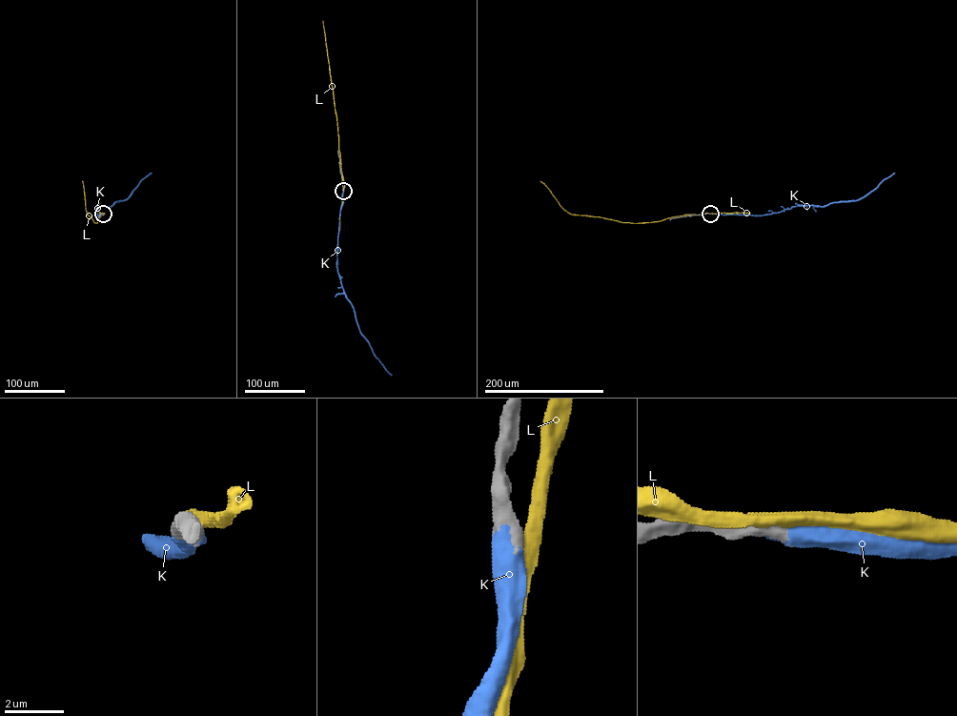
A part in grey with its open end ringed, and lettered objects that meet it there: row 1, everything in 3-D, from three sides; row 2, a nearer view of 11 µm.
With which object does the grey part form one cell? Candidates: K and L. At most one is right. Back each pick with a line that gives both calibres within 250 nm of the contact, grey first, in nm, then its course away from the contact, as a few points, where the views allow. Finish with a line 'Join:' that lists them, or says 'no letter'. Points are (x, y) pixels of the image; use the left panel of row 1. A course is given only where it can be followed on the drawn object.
K: Thickness 750 nm (grey) against 700 nm. Its course: (103, 214), (96, 214), (99, 206), (111, 206), (125, 200), (152, 173)
Join: K

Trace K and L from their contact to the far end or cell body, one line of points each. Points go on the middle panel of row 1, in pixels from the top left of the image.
K: (343, 190), (336, 248), (337, 273), (360, 333), (392, 375)
L: (343, 191), (322, 21)

